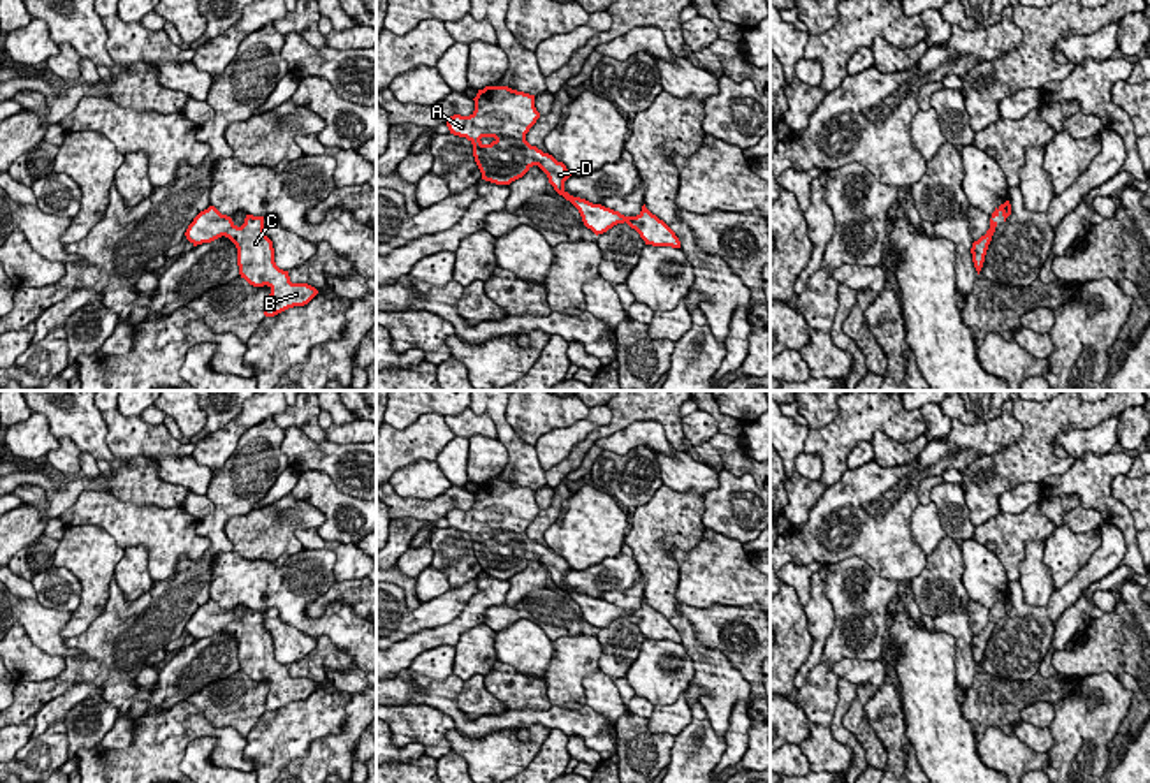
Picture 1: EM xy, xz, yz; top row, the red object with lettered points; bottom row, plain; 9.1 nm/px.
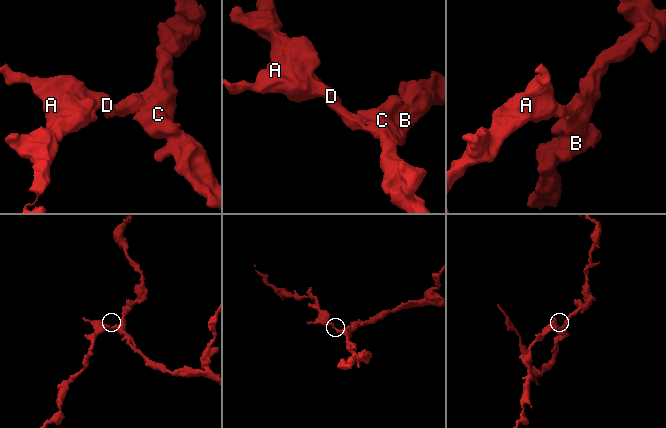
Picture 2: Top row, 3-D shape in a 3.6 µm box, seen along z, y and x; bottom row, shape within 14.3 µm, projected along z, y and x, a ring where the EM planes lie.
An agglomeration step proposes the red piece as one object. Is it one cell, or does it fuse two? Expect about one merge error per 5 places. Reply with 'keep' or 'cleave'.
keep

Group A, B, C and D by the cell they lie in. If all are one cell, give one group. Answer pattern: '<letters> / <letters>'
A B C D

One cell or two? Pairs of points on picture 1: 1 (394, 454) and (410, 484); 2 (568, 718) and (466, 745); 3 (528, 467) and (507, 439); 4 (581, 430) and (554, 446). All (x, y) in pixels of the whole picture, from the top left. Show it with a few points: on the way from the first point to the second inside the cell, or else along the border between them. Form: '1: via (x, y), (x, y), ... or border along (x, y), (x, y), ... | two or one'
1: border along (435, 460), (417, 460), (394, 474) | two
2: border along (549, 727), (531, 725), (528, 729) | two
3: via (523, 460), (514, 446) | one
4: via (574, 433), (561, 440) | one

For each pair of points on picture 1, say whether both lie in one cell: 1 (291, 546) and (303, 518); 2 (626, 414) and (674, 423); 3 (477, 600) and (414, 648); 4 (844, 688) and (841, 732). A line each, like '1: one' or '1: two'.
1: one
2: one
3: one
4: one

